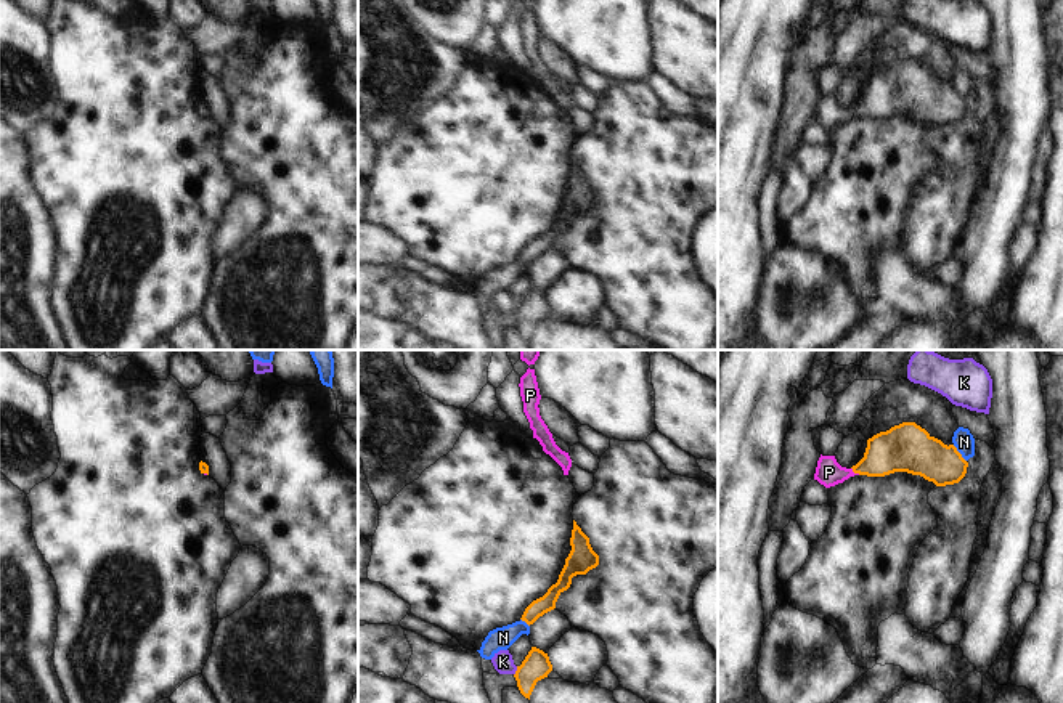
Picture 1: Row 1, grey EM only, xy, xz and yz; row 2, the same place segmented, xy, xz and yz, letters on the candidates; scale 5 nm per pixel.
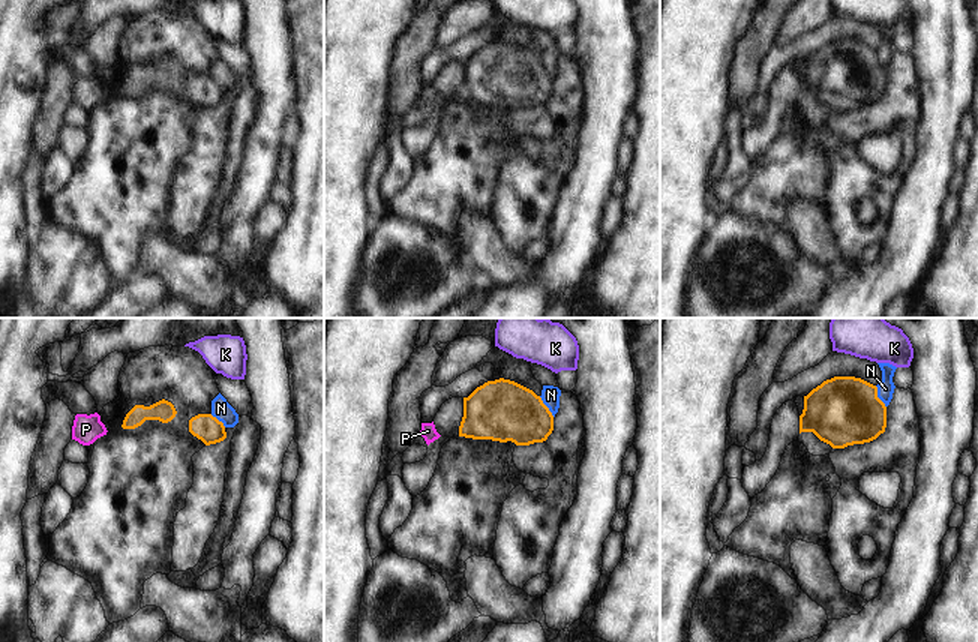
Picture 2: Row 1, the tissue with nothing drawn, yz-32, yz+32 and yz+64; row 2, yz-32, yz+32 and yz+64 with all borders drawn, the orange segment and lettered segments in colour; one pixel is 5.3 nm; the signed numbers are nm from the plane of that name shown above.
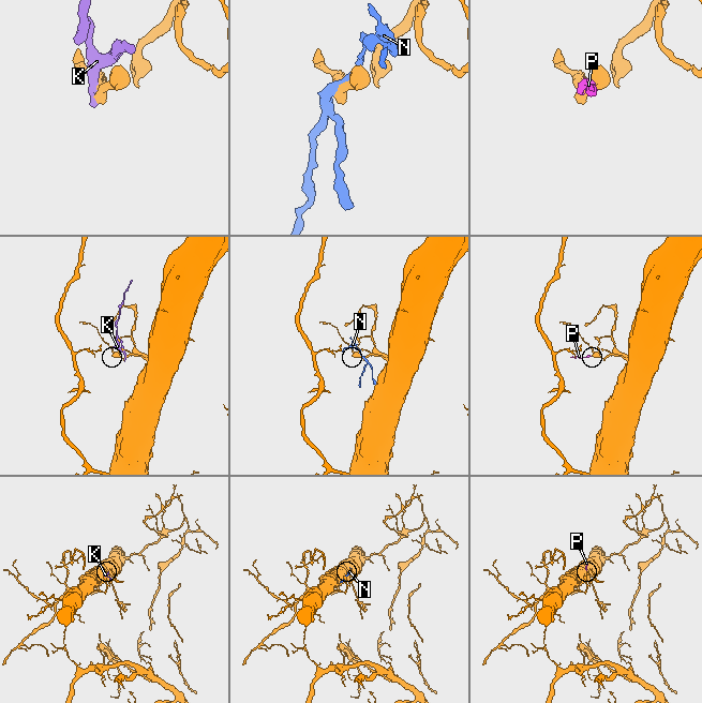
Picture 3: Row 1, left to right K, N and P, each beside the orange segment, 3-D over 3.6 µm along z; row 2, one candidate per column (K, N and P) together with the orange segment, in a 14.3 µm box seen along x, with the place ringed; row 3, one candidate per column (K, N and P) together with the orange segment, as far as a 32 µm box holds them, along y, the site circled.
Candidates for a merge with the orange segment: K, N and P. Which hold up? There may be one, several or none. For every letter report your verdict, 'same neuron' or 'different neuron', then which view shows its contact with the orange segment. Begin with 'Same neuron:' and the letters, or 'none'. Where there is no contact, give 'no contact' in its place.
Same neuron: P
K: different neuron; meets orange in xz
N: different neuron; meets orange in yz
P: same neuron; meets orange in yz

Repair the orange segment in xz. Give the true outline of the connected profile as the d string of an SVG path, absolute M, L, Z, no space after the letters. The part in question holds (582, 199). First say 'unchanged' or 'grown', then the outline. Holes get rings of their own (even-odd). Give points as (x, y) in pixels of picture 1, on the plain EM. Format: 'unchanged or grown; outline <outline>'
unchanged; outline M575 161L570 186L572 191L565 199L565 205L559 215L557 223L552 225L543 238L533 241L525 249L520 260L525 262L528 266L533 265L544 254L556 249L559 236L570 228L573 217L586 215L589 210L599 205L599 196L593 191L589 178L581 172Z

